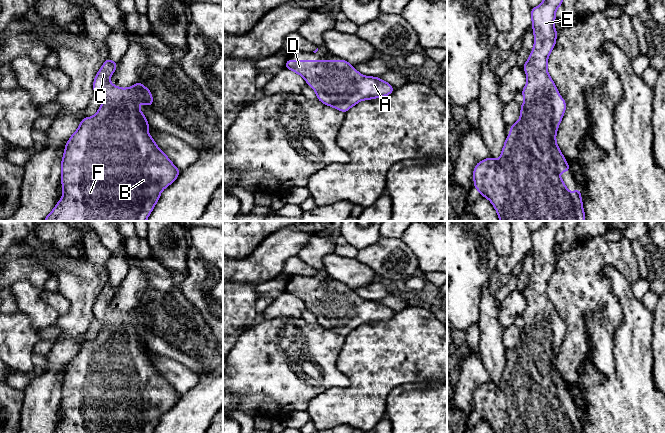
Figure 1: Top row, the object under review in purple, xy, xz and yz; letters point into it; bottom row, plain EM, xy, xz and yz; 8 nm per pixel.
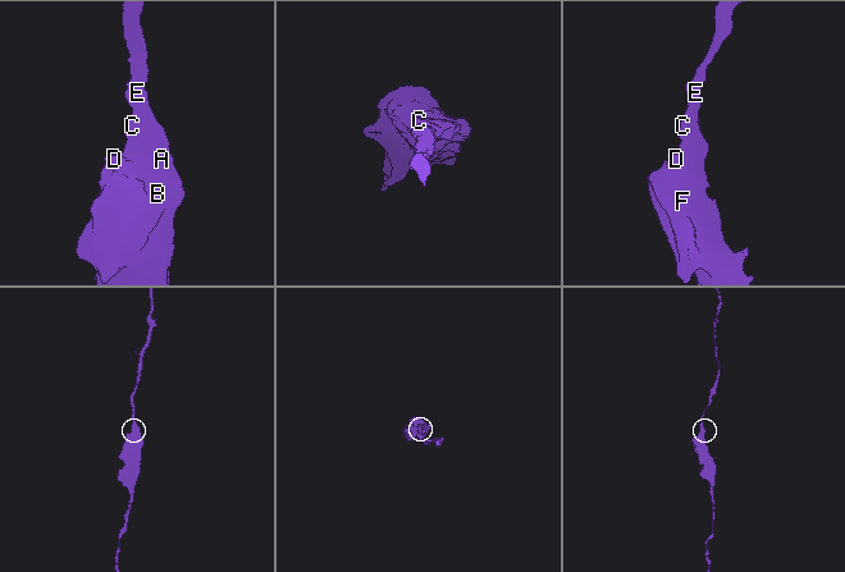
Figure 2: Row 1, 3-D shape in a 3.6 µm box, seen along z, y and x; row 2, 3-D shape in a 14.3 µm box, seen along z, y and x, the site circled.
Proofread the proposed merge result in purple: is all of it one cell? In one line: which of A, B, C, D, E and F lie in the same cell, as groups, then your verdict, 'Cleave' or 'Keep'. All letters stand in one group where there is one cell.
Groups: A B C D E F. Keep

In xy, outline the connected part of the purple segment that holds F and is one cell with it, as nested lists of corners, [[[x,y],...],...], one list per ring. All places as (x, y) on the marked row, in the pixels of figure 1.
[[[108,57],[95,76],[93,90],[94,93],[103,100],[103,104],[99,107],[94,116],[83,118],[80,121],[78,129],[67,141],[61,162],[61,184],[63,187],[63,195],[60,201],[56,203],[55,208],[45,217],[44,221],[146,221],[158,202],[161,192],[179,176],[180,170],[170,161],[166,154],[160,150],[152,136],[148,134],[148,120],[138,106],[138,104],[142,102],[145,105],[152,107],[152,93],[147,87],[141,84],[140,80],[129,88],[119,88],[118,86],[113,85],[110,82],[110,78],[117,66],[118,62],[112,62]]]

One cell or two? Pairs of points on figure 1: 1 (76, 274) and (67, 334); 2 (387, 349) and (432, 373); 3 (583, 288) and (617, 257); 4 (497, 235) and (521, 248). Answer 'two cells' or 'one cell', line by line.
1: one cell
2: one cell
3: one cell
4: two cells

